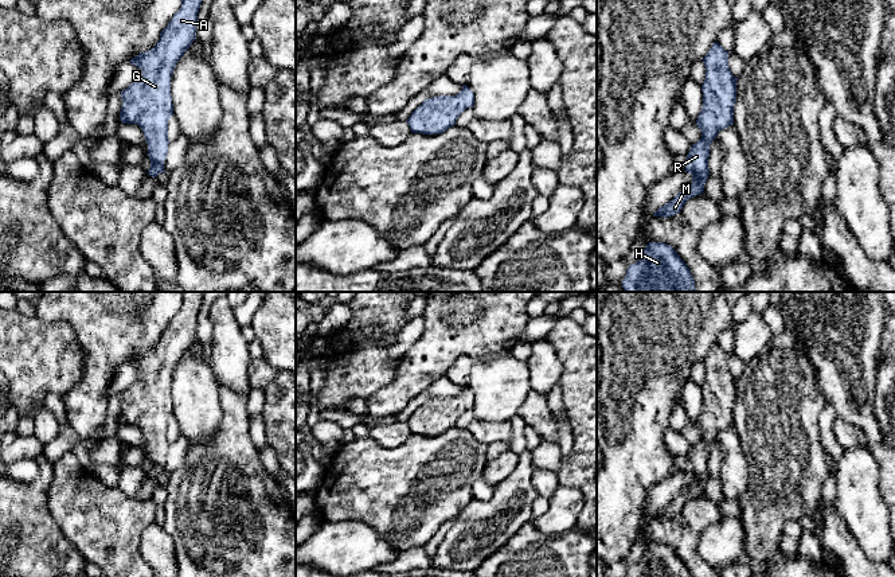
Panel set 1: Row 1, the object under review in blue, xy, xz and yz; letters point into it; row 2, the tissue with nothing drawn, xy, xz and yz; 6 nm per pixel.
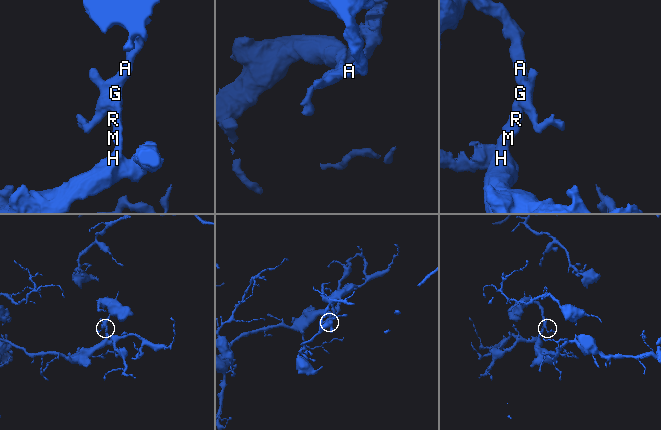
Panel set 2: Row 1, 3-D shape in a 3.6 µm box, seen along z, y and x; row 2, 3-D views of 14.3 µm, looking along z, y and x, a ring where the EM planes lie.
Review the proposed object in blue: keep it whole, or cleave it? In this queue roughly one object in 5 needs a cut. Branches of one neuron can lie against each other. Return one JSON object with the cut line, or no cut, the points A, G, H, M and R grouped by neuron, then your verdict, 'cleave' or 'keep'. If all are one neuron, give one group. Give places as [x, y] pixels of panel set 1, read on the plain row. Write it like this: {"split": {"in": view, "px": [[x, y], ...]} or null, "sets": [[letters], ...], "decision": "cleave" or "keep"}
{"split": null, "sets": [["A", "G", "H", "M", "R"]], "decision": "keep"}

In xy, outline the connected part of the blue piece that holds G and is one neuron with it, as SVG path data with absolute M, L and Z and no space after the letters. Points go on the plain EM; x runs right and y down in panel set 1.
M181 292L181 308L161 332L157 346L129 362L142 373L142 378L121 393L120 420L122 425L137 425L142 430L151 461L148 476L152 479L165 473L168 422L173 416L171 378L196 340L202 299L203 292Z

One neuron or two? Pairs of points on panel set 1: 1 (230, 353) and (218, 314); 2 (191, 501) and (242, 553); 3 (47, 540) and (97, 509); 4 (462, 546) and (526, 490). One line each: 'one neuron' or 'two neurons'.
1: one neuron
2: one neuron
3: two neurons
4: one neuron

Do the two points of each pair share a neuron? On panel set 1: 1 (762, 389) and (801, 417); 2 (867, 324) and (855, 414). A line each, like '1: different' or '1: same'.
1: same
2: same

